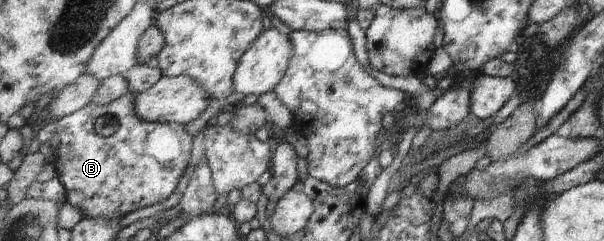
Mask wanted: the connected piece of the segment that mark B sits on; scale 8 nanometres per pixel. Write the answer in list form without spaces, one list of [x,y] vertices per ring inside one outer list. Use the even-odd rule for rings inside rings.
[[[129,92],[112,104],[87,104],[78,112],[58,121],[54,134],[55,152],[52,160],[59,179],[66,187],[66,203],[79,208],[85,218],[107,218],[113,221],[157,203],[163,203],[171,197],[189,165],[193,136],[187,133],[185,125],[180,123],[161,123],[145,121],[136,112],[136,99],[139,94]],[[114,116],[118,130],[111,136],[101,137],[95,133],[95,121],[101,117]]]

